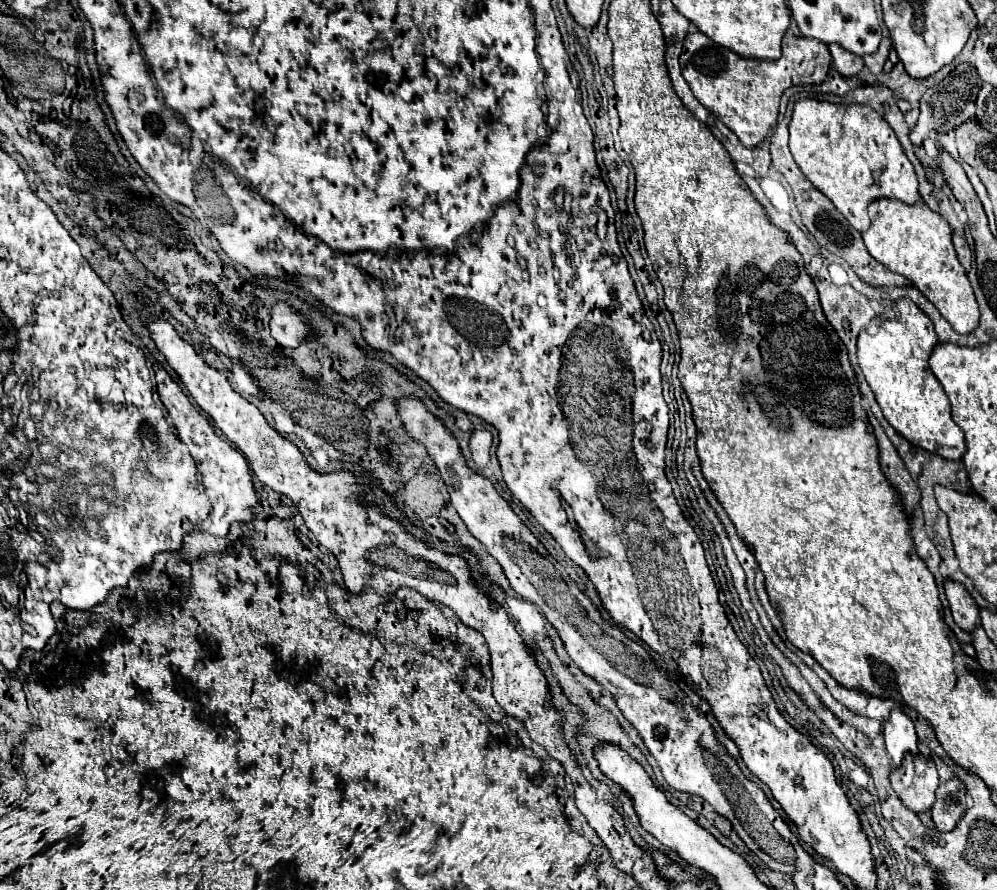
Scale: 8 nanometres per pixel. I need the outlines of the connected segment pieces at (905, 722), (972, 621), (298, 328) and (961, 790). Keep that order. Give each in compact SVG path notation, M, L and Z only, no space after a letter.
M893 708L889 720L883 724L883 738L885 738L885 748L895 766L903 762L905 754L911 756L919 754L913 722L901 708Z
M947 580L945 582L945 596L949 600L951 614L953 614L959 628L963 628L965 632L973 632L973 628L981 626L979 606L975 604L973 596L965 588L961 588L959 582Z
M287 304L273 306L271 314L271 336L283 346L283 348L295 348L301 338L307 336L307 324L299 314L295 314Z
M959 778L941 782L937 788L937 800L931 810L933 824L939 832L951 832L967 810L967 792Z

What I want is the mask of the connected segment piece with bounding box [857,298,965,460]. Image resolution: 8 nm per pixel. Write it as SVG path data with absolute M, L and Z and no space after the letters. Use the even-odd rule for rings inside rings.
M899 298L891 308L885 310L885 314L877 316L875 320L869 322L869 326L865 330L861 330L859 340L857 340L857 362L859 362L859 368L863 370L867 384L875 392L877 404L883 410L885 420L901 436L905 436L911 444L915 444L931 454L939 454L947 460L961 460L965 454L963 432L953 422L949 400L947 400L939 380L933 376L933 372L929 370L929 364L927 364L929 354L935 344L937 344L937 334L933 330L931 320L915 306L915 302L911 302L909 298Z

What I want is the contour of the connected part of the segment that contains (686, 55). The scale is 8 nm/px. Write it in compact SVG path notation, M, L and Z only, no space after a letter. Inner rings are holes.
M689 32L679 56L681 74L687 80L693 96L717 116L731 132L737 134L745 148L753 148L765 140L773 122L779 116L781 94L789 86L797 84L821 84L831 66L831 54L827 44L813 38L795 38L787 34L783 38L783 56L775 62L755 62L737 56L731 50L709 40L705 34Z

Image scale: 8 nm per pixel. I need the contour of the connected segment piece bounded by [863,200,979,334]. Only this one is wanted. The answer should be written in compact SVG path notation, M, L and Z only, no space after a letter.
M875 200L869 204L871 226L863 234L865 246L889 270L911 280L941 316L959 332L969 334L979 324L979 308L963 266L951 244L951 226L919 200L913 206L899 200Z

